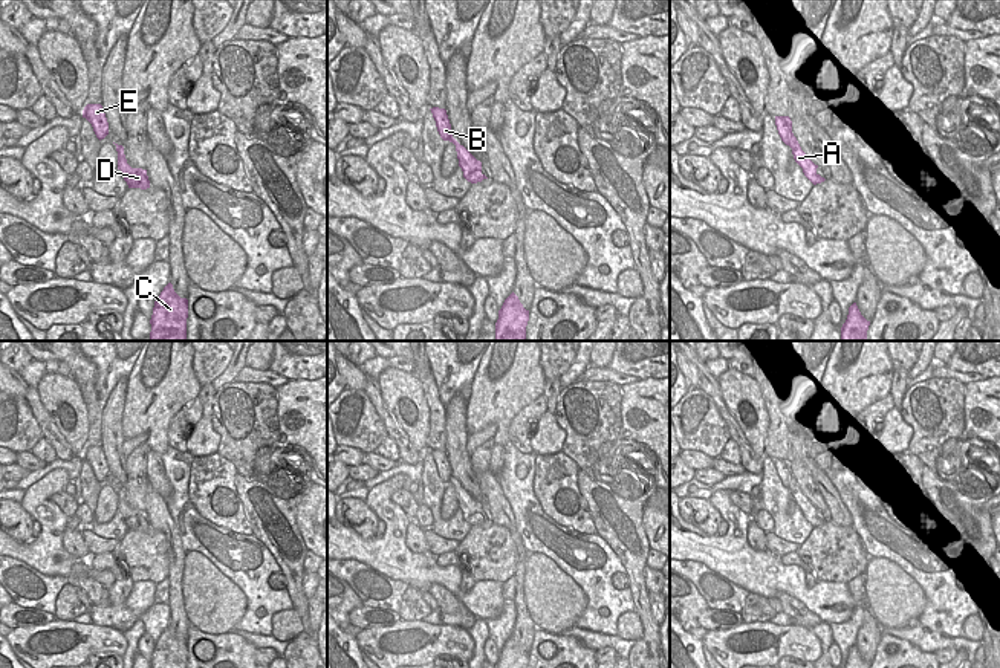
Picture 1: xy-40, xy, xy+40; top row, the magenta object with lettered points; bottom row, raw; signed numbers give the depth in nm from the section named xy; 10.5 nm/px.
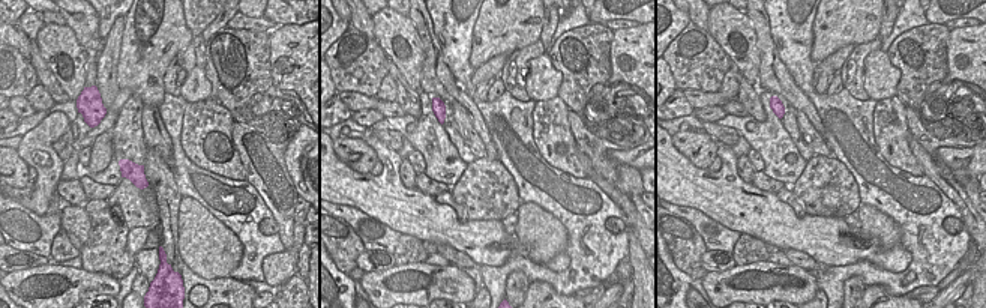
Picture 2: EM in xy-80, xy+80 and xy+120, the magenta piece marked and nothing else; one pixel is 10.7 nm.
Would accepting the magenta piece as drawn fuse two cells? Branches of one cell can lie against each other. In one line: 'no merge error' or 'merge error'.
merge error

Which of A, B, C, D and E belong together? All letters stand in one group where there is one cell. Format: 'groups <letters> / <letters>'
groups A C D / B E

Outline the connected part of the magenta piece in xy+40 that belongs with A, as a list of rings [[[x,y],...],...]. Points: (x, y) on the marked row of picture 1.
[[[798,141],[797,142],[791,142],[789,145],[792,148],[792,154],[794,154],[794,159],[795,162],[803,168],[803,173],[804,176],[813,183],[821,183],[824,182],[826,179],[821,177],[818,173],[817,173],[817,168],[818,165],[815,165],[809,156],[801,150]]]

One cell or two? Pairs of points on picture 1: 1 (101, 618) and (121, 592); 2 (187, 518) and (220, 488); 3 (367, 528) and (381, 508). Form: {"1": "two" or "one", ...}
{"1": "one", "2": "two", "3": "two"}

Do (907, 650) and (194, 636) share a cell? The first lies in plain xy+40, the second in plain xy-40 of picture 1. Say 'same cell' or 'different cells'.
same cell

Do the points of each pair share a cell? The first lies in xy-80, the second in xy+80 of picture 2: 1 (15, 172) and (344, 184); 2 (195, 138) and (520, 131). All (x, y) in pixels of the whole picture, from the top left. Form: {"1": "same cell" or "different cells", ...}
{"1": "different cells", "2": "different cells"}

